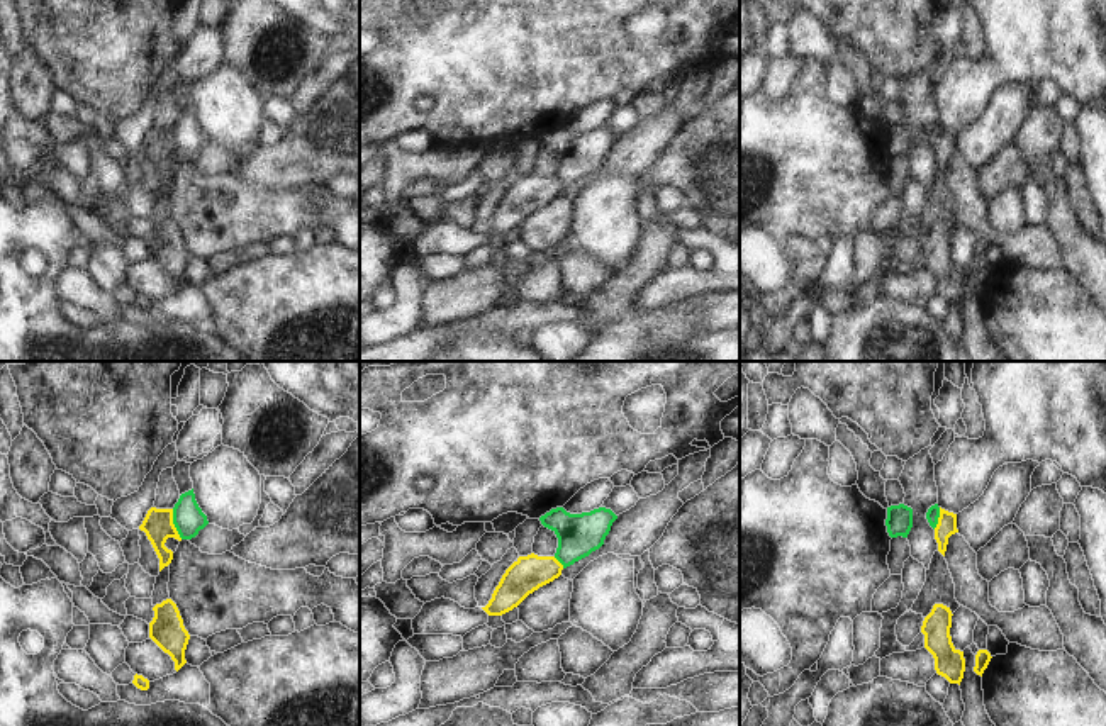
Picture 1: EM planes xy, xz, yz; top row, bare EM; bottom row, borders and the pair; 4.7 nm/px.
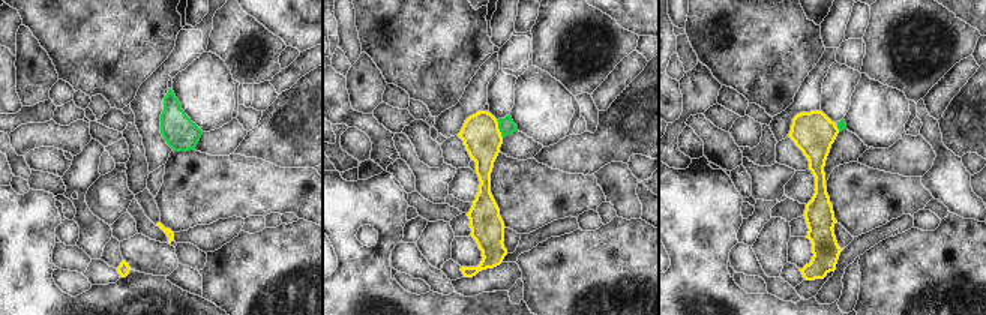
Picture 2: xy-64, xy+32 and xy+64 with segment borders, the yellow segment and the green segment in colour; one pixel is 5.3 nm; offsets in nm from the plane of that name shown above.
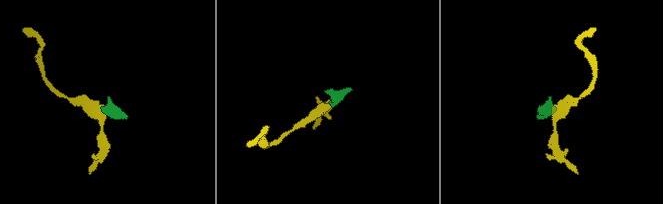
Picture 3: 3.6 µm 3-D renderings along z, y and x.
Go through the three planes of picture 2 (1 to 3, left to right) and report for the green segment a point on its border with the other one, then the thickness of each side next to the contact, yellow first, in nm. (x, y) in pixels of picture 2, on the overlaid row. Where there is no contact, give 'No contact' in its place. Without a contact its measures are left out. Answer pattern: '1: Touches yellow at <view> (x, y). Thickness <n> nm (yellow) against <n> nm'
1: No contact
2: Touches yellow at xy+32 (499, 129). Thickness 200 nm (yellow) against 90 nm
3: Touches yellow at xy+64 (838, 129). Thickness 220 nm (yellow) against 50 nm.

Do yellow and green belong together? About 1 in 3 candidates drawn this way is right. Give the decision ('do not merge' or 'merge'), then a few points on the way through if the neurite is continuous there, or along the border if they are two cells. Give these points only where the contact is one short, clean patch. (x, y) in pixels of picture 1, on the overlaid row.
do not merge | along xy (172, 509), (172, 523), (182, 538)

